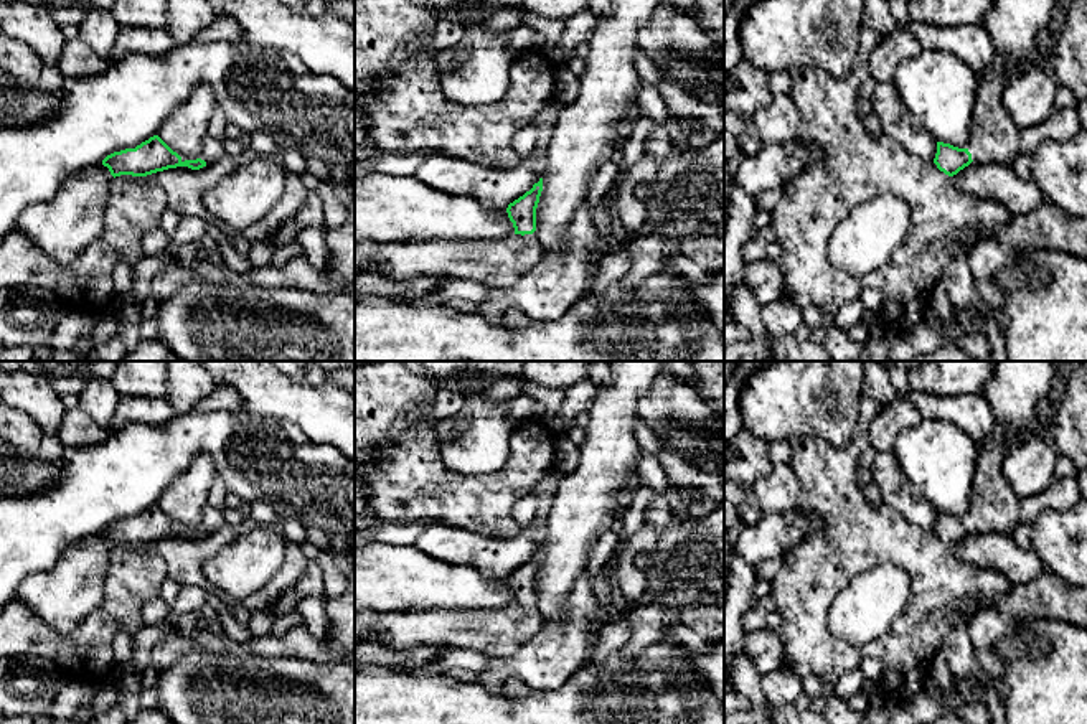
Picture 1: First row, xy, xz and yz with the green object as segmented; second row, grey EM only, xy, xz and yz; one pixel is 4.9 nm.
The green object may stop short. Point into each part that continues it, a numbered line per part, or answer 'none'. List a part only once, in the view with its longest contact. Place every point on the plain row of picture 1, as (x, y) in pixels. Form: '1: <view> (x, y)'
1: xz (497, 632)

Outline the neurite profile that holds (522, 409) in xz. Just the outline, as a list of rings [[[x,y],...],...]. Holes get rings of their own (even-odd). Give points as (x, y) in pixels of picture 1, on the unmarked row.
[[[520,394],[508,399],[508,419],[513,429],[516,429],[528,422],[546,421],[546,411],[538,399]]]

